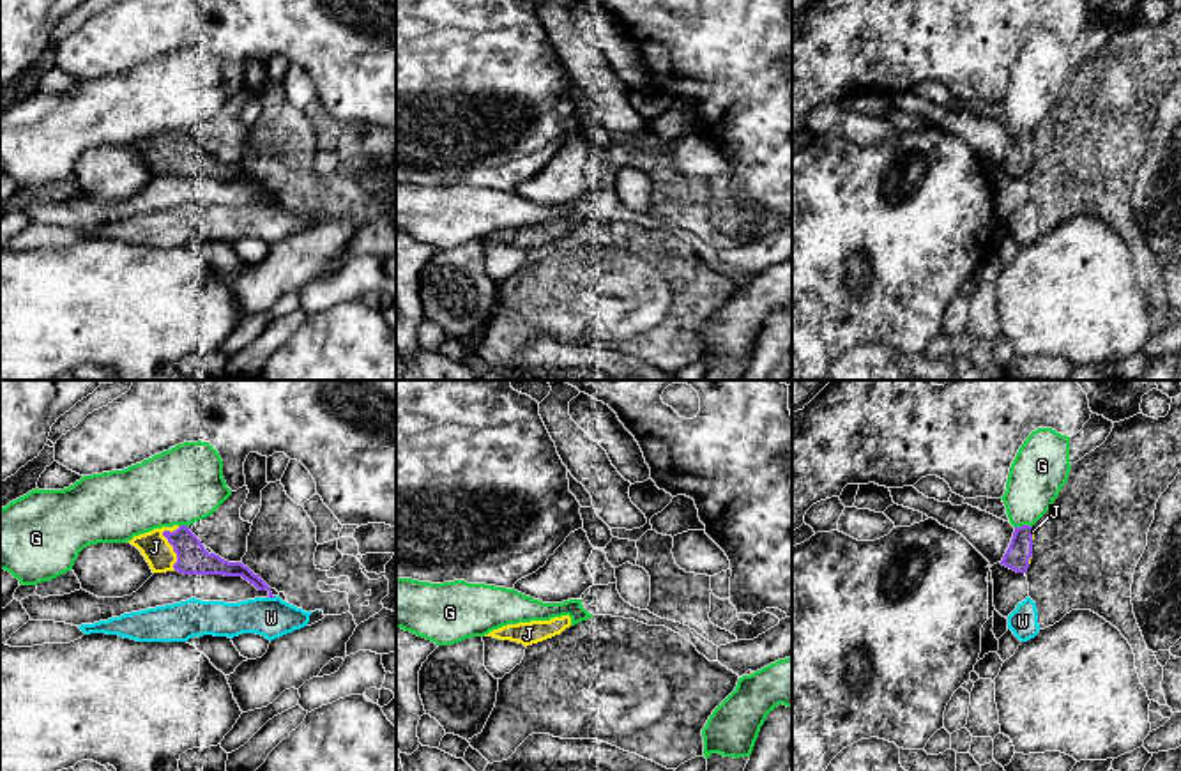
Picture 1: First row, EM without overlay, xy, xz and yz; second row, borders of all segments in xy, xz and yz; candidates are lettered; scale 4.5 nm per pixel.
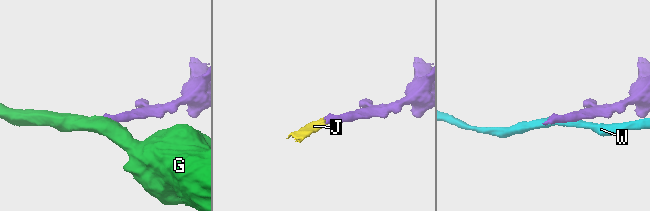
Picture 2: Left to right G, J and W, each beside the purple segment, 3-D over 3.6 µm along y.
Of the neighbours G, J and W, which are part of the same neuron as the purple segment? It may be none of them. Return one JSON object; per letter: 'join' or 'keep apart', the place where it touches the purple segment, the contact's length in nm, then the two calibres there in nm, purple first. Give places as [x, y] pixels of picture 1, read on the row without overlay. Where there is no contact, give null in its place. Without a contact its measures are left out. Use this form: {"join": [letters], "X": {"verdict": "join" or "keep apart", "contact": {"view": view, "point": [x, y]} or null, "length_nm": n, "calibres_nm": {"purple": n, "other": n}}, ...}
{"join": ["J"], "G": {"verdict": "keep apart", "contact": {"view": "yz", "point": [1022, 129]}, "length_nm": 80, "calibres_nm": {"purple": 120, "other": 260}}, "J": {"verdict": "join", "contact": {"view": "xy", "point": [168, 145]}, "length_nm": 200, "calibres_nm": {"purple": 140, "other": 140}}, "W": {"verdict": "keep apart", "contact": {"view": "xy", "point": [271, 200]}, "length_nm": 50, "calibres_nm": {"purple": 70, "other": 190}}}

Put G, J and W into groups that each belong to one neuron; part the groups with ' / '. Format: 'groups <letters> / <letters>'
groups G / J / W

